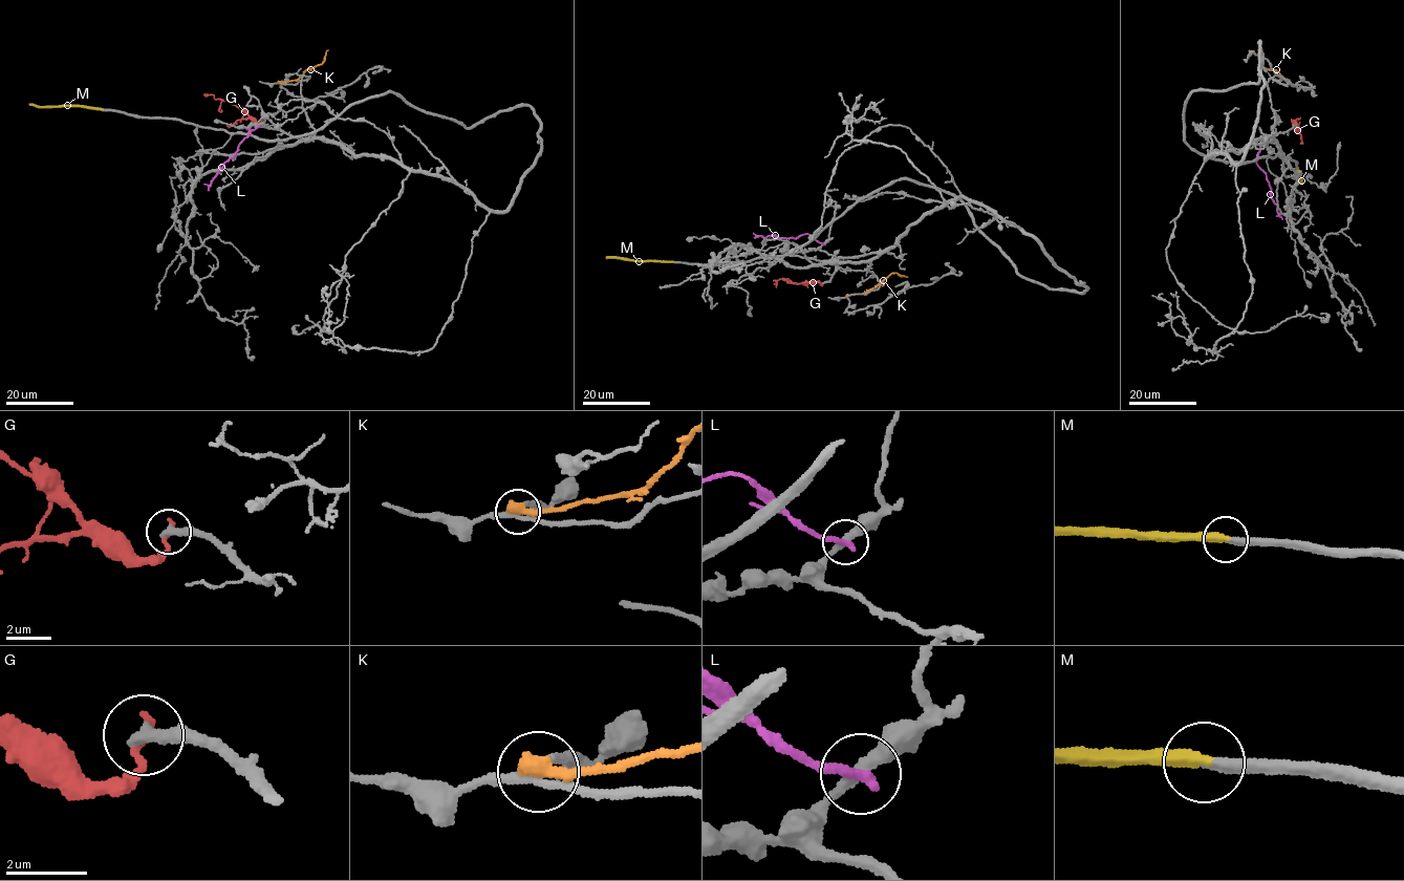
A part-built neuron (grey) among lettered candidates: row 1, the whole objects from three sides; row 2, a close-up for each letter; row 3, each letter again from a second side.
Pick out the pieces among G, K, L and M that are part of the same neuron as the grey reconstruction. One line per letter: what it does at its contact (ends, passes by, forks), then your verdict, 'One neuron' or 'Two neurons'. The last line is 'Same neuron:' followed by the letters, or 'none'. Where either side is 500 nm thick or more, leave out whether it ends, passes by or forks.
G: It ends there. Two neurons
K: It ends there. Two neurons
L: It ends there. Two neurons
M: It ends there. One neuron
Same neuron: M

